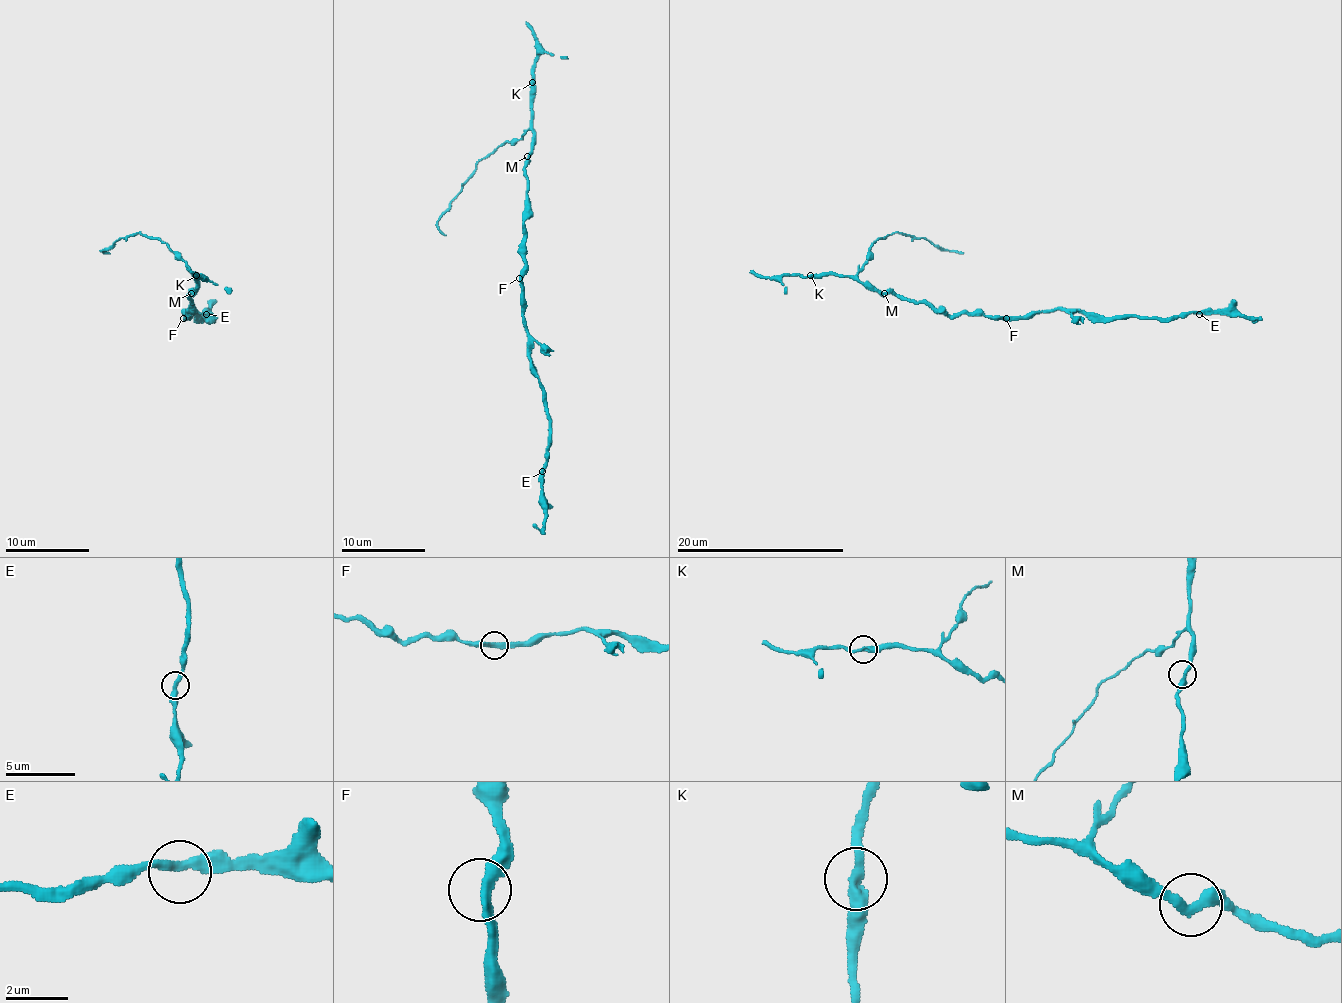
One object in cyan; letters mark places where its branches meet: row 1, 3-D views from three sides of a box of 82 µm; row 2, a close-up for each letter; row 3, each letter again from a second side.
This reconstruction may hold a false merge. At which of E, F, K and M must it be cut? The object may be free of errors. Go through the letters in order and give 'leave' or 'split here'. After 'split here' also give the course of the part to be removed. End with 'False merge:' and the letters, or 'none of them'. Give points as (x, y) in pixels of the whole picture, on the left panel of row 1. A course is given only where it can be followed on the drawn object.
E: leave
F: leave
K: leave
M: leave
False merge: none of them

